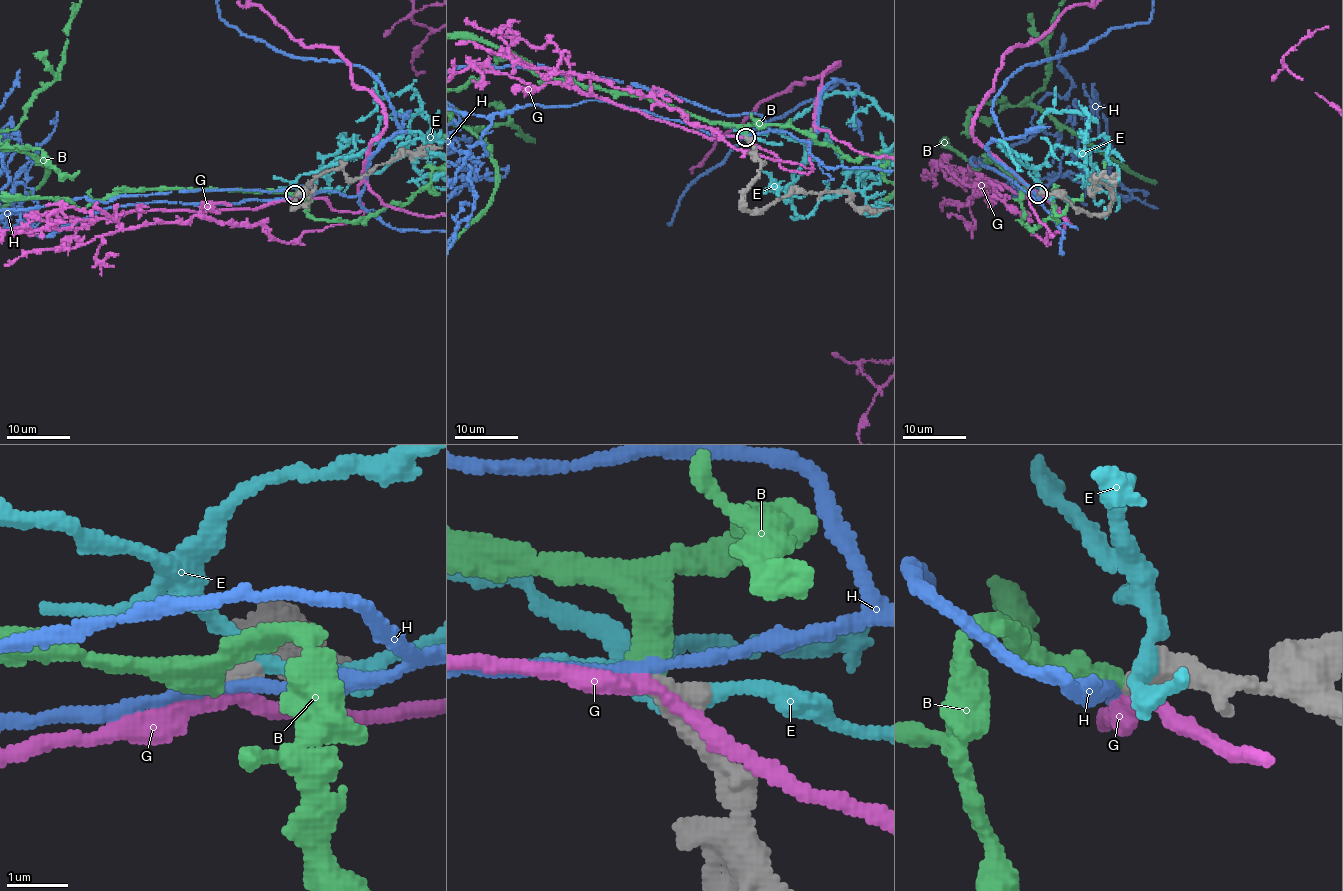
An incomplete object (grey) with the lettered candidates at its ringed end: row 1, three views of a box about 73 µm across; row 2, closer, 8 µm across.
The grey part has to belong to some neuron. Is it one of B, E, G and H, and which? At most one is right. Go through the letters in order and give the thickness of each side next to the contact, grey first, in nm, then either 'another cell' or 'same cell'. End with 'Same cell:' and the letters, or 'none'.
B: 500 nm thick on the grey side, 400 nm on the other; same cell
E: 600 nm thick on the grey side, 220 nm on the other; another cell
G: 550 nm thick on the grey side, 240 nm on the other; another cell
H: 500 nm thick on the grey side, 180 nm on the other; another cell
Same cell: B

